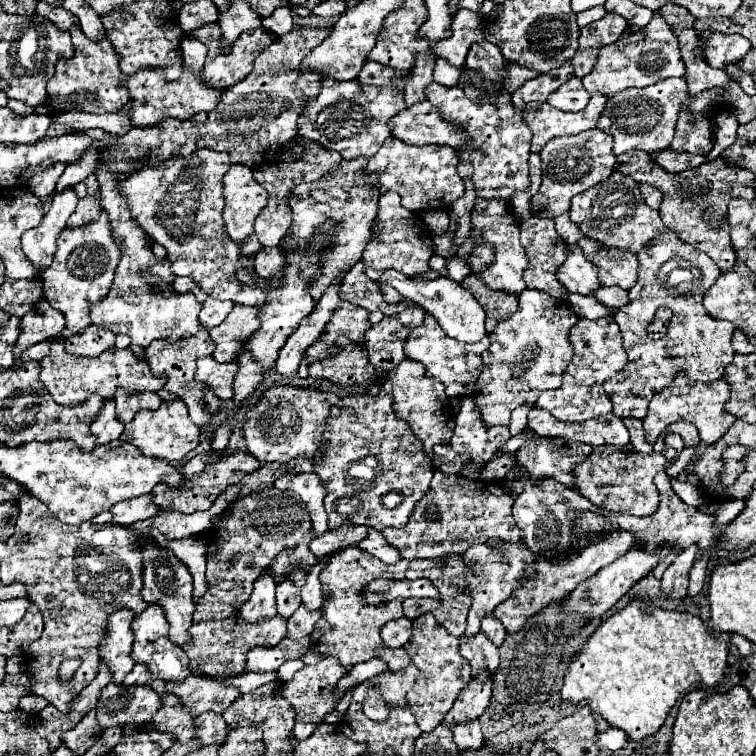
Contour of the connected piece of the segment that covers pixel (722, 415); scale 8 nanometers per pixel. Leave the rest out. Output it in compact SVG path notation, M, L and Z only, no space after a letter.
M676 373L674 385L666 385L666 389L662 389L662 393L656 393L648 405L648 413L644 417L646 439L653 444L666 425L676 421L688 421L696 425L702 441L716 443L728 431L728 427L736 421L736 417L726 413L724 409L724 403L728 401L728 397L730 397L730 385L724 379L702 383L702 381L690 381L686 373Z

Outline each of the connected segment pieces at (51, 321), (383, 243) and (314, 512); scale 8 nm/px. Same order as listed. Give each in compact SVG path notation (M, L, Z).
M40 299L38 305L22 317L22 333L14 345L14 369L22 365L20 353L26 351L30 345L50 339L52 335L60 335L66 327L66 317L58 313L58 309L50 307L46 299Z
M388 191L378 201L378 237L372 239L362 255L366 263L366 275L374 281L382 277L386 269L402 271L404 275L424 275L428 273L428 261L434 255L434 243L430 229L424 225L422 217L418 213L410 213L401 205L401 197L397 193Z
M286 473L278 477L274 485L278 489L292 489L302 497L302 501L308 505L316 535L322 535L328 529L328 517L322 503L326 497L326 489L322 489L320 477L316 473L296 473L296 475Z

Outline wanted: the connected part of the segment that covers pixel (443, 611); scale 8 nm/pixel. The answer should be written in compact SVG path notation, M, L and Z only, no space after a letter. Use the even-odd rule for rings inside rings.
M450 557L450 561L426 561L426 559L410 561L410 567L406 571L406 579L420 579L420 577L426 577L436 585L436 589L440 591L440 601L406 599L404 601L404 617L416 619L422 613L432 613L436 617L436 621L448 629L448 633L452 633L454 637L460 637L466 629L466 615L468 615L468 607L470 607L470 593L466 591L462 557Z

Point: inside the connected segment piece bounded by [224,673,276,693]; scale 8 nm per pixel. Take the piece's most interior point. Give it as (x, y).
(247, 682)

